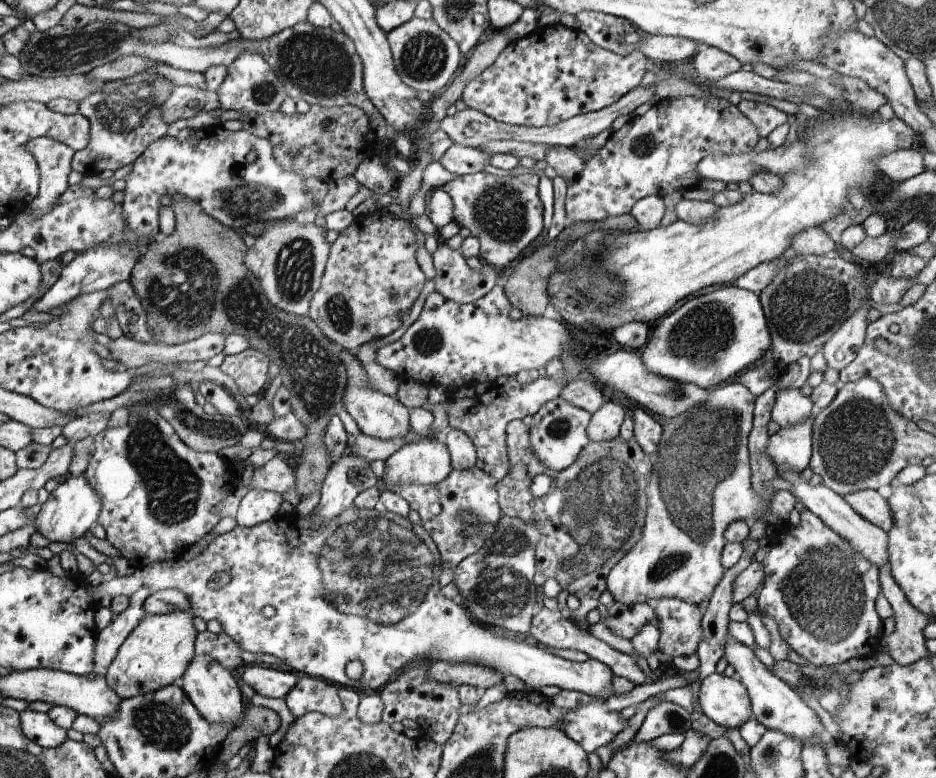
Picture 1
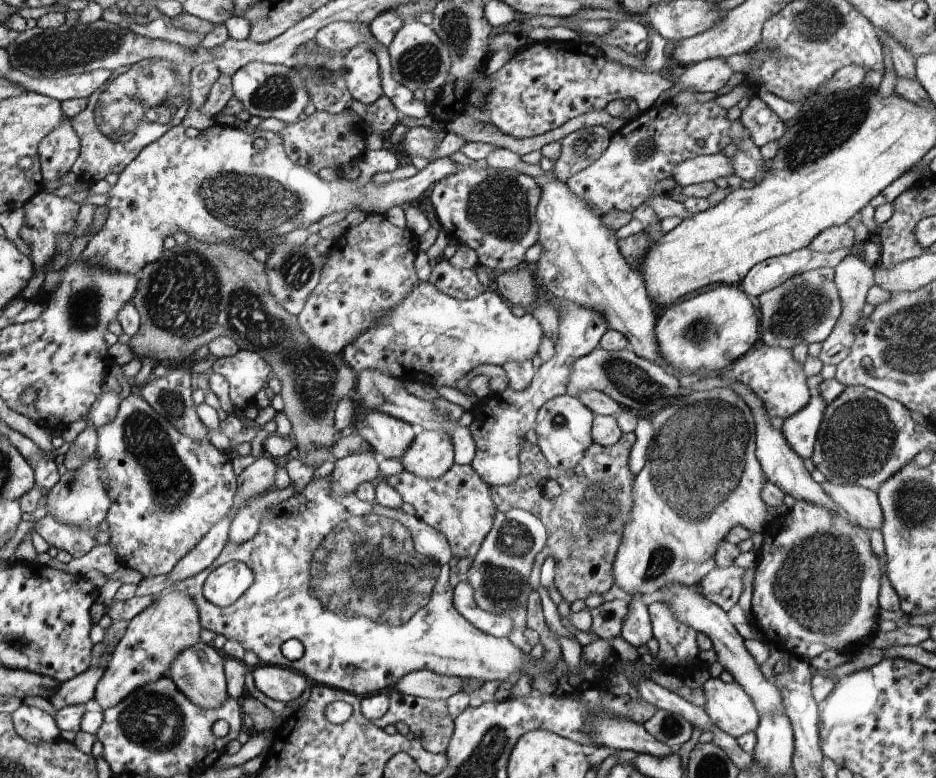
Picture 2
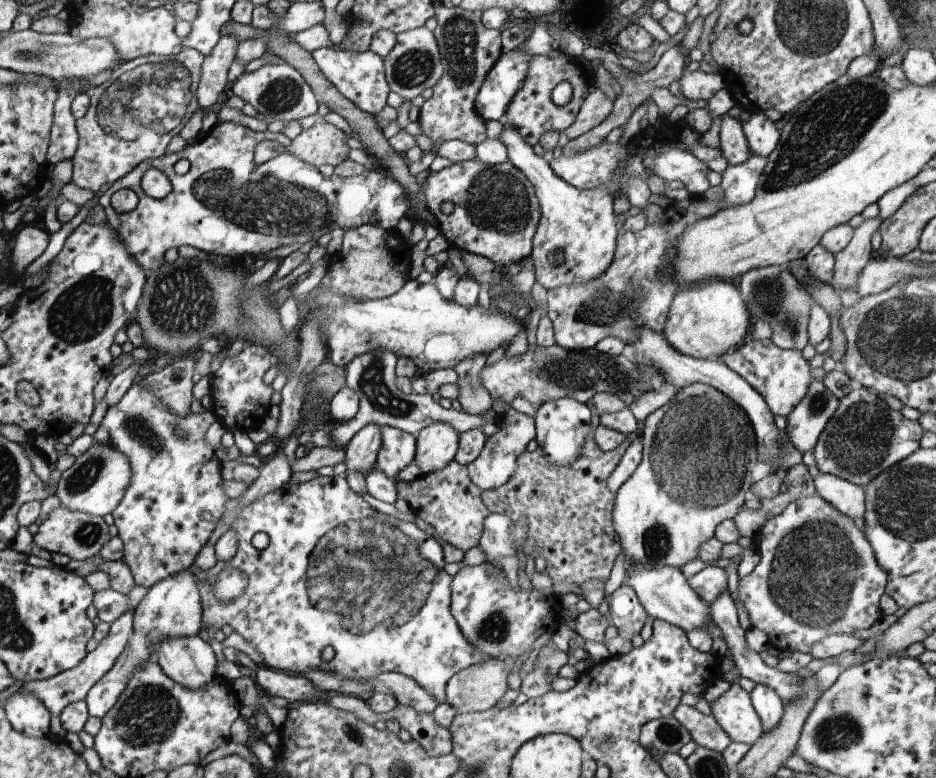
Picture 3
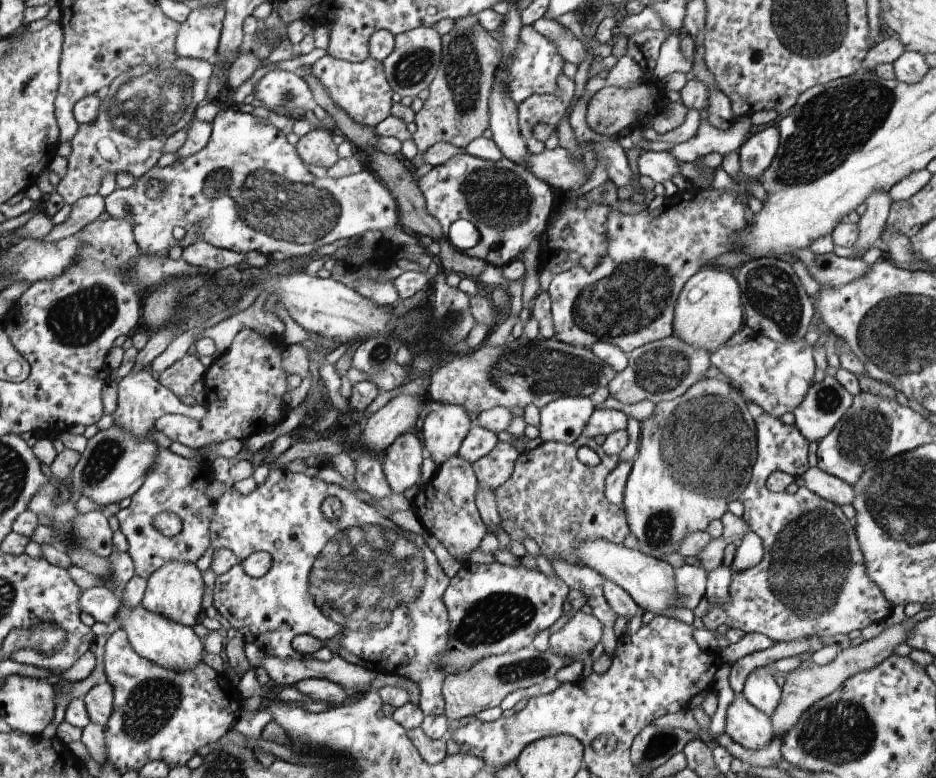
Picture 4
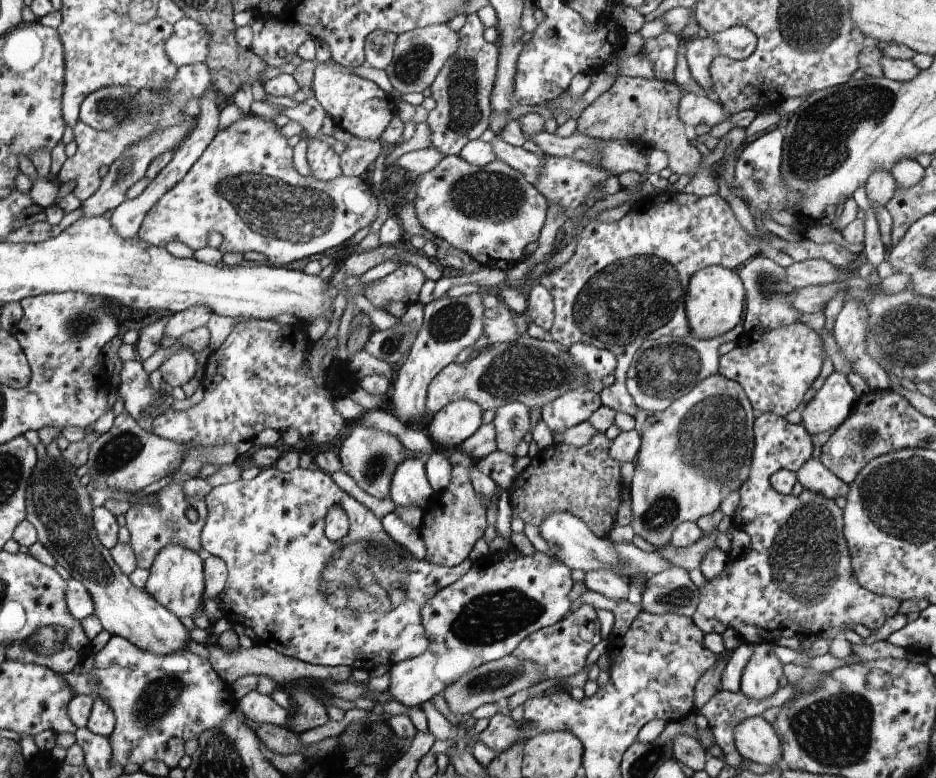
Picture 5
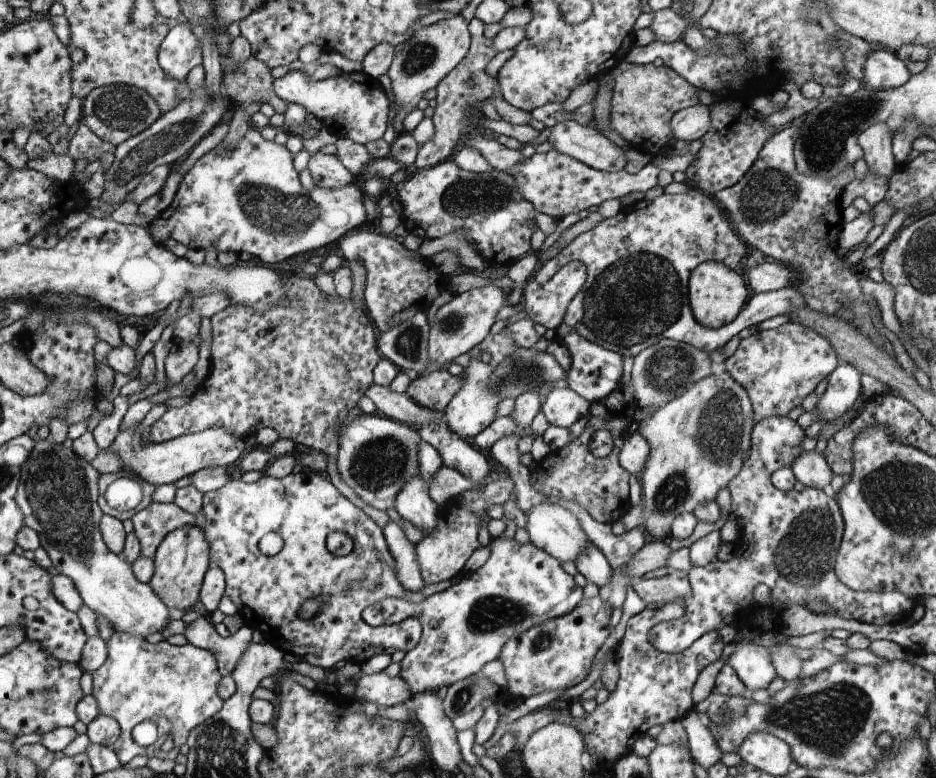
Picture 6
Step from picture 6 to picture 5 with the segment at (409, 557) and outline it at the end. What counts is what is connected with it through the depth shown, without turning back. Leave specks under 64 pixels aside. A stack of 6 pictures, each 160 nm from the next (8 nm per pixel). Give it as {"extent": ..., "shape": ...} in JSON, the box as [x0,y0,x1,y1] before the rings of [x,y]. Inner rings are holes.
{"extent":[383,512,427,560],"shape":[[[394,512],[388,513],[383,518],[384,528],[392,535],[397,543],[400,543],[406,550],[411,551],[416,558],[425,560],[427,548],[419,529],[402,521]]]}

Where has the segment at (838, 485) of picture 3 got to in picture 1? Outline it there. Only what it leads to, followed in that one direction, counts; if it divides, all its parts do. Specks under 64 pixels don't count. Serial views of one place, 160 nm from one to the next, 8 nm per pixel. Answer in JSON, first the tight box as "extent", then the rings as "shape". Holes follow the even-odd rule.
{"extent":[846,489,894,532],"shape":[[[862,489],[848,493],[846,502],[862,517],[888,532],[894,524],[889,502],[877,490]]]}

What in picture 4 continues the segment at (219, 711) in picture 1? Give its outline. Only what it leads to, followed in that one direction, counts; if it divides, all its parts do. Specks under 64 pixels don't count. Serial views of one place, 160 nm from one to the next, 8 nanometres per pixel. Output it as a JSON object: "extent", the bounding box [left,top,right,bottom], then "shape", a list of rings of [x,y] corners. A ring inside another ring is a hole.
{"extent":[113,600,204,671],"shape":[[[122,600],[113,620],[118,622],[120,629],[127,631],[127,638],[137,652],[161,667],[173,671],[191,671],[202,663],[204,646],[192,628],[180,626],[180,623],[146,610],[141,604],[125,607]]]}

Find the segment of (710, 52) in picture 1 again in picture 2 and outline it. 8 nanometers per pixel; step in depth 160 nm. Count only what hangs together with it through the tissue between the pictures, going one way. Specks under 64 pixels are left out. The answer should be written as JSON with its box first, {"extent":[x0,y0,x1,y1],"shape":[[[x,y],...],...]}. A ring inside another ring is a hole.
{"extent":[658,57,734,103],"shape":[[[724,57],[701,60],[694,63],[693,66],[687,66],[677,82],[667,91],[662,92],[658,103],[670,102],[678,90],[682,90],[682,88],[694,88],[697,92],[720,90],[734,73]]]}

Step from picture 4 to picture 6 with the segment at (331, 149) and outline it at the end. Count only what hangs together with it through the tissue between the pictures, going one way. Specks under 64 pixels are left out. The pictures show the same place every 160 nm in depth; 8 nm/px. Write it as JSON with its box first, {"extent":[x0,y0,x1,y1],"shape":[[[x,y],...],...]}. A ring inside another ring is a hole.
{"extent":[306,152,352,190],"shape":[[[316,152],[306,168],[310,171],[314,185],[328,190],[338,190],[352,184],[352,174],[335,155]]]}

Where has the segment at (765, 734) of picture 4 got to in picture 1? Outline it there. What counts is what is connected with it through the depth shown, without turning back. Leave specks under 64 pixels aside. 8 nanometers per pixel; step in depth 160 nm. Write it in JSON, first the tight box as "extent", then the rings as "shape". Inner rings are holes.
{"extent":[698,674,752,730],"shape":[[[711,674],[702,680],[698,698],[702,712],[728,730],[740,728],[752,718],[749,694],[738,678]]]}

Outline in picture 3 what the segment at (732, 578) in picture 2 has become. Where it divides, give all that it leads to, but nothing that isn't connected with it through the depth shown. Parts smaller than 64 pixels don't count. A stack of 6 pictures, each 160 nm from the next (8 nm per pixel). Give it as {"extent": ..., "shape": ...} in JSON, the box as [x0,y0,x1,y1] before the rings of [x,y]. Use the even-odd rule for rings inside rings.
{"extent":[688,565,728,605],"shape":[[[708,565],[688,579],[690,588],[711,605],[728,588],[728,577],[723,568]]]}

